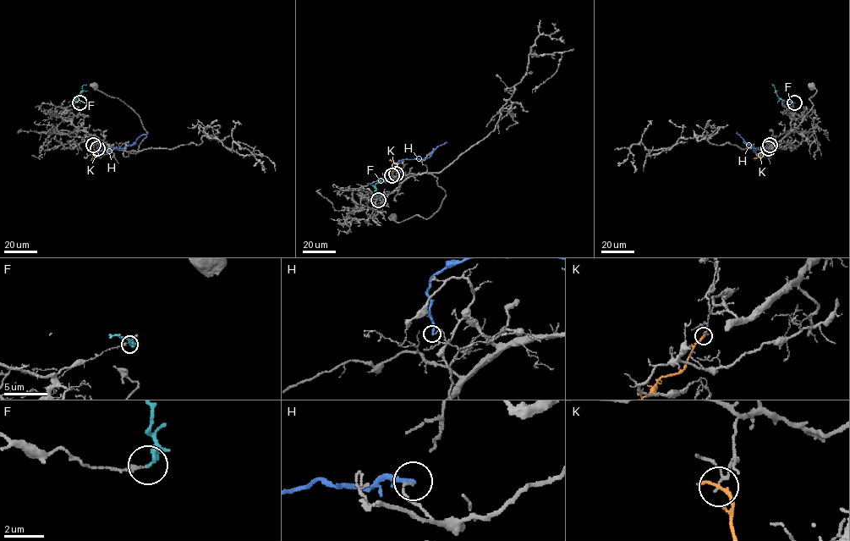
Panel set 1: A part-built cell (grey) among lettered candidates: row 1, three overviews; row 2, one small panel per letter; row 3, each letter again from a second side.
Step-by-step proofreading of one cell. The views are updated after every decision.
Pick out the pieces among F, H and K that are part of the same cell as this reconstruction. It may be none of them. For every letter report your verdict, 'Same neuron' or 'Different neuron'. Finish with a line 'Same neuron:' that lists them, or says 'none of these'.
F: Same neuron
H: Different neuron
K: Different neuron
Same neuron: F

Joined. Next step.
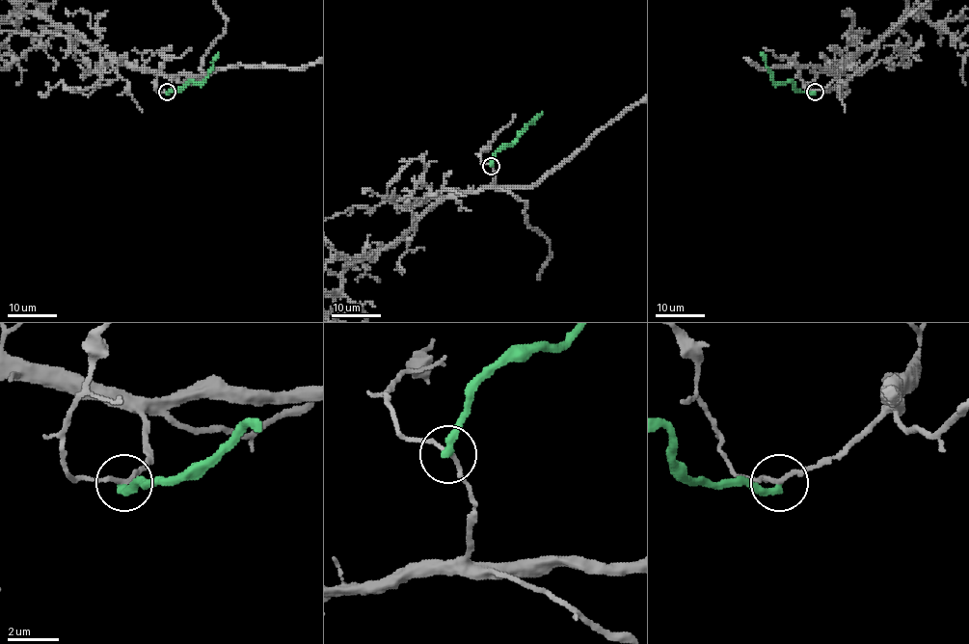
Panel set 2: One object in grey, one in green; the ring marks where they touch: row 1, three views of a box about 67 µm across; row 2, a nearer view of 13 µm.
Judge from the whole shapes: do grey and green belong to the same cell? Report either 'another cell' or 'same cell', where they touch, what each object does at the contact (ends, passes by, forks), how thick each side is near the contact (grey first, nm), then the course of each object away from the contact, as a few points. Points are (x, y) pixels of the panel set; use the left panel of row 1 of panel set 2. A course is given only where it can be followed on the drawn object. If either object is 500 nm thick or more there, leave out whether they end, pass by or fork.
another cell; place (167, 92); grey passes by; green ends; calibres 150 and 320 nm; course grey (167, 92), (172, 78), (202, 75), (201, 60), (226, 18); course green (167, 92), (183, 89), (190, 82), (201, 85), (219, 53)

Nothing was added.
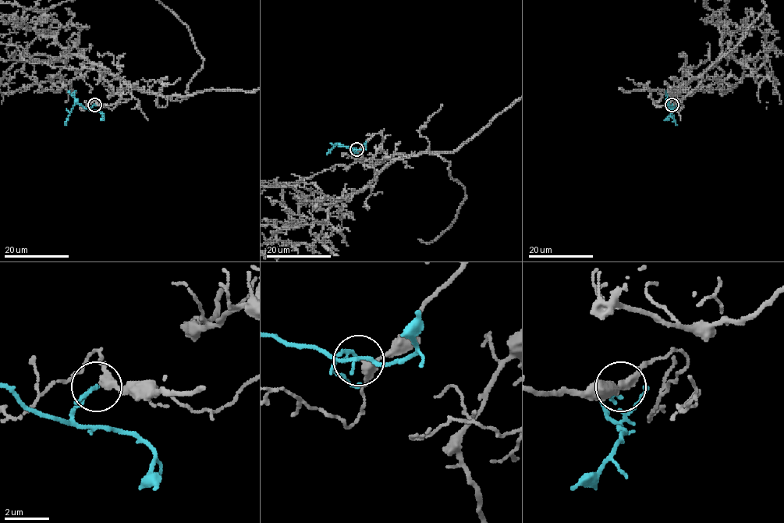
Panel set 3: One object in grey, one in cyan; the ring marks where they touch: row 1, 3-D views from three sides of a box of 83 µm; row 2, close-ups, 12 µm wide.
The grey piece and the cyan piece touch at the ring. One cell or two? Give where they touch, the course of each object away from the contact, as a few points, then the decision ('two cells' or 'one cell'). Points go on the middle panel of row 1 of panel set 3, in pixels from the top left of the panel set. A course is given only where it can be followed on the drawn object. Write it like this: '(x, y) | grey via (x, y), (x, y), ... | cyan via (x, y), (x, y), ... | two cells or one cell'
(356, 149) | cyan via (356, 149), (335, 145), (328, 154) | one cell

